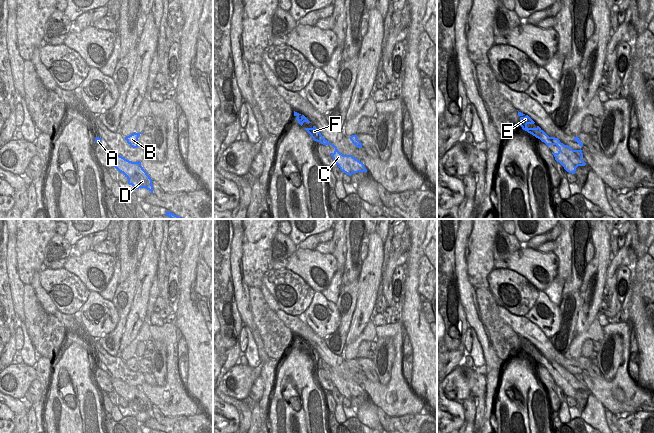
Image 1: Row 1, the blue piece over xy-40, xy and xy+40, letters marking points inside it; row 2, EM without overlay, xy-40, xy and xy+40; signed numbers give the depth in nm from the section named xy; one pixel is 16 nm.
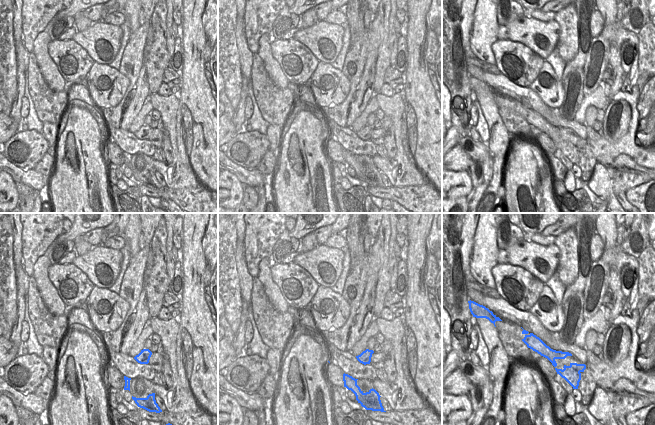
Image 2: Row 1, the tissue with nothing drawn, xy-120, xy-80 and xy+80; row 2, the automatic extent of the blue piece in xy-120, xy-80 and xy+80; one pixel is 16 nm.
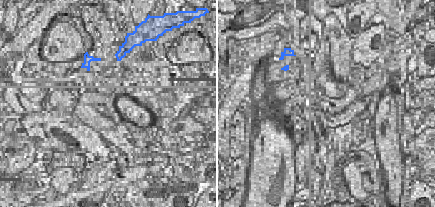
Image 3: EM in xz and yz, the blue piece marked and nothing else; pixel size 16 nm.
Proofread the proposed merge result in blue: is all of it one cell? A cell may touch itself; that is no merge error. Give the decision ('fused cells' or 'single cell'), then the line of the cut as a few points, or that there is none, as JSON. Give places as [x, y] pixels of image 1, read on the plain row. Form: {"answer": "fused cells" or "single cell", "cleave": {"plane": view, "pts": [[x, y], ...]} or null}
{"answer": "fused cells", "cleave": {"plane": "xy+40", "pts": [[549, 361], [554, 368]]}}

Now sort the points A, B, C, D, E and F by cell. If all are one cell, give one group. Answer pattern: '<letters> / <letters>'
A B E F / C D

